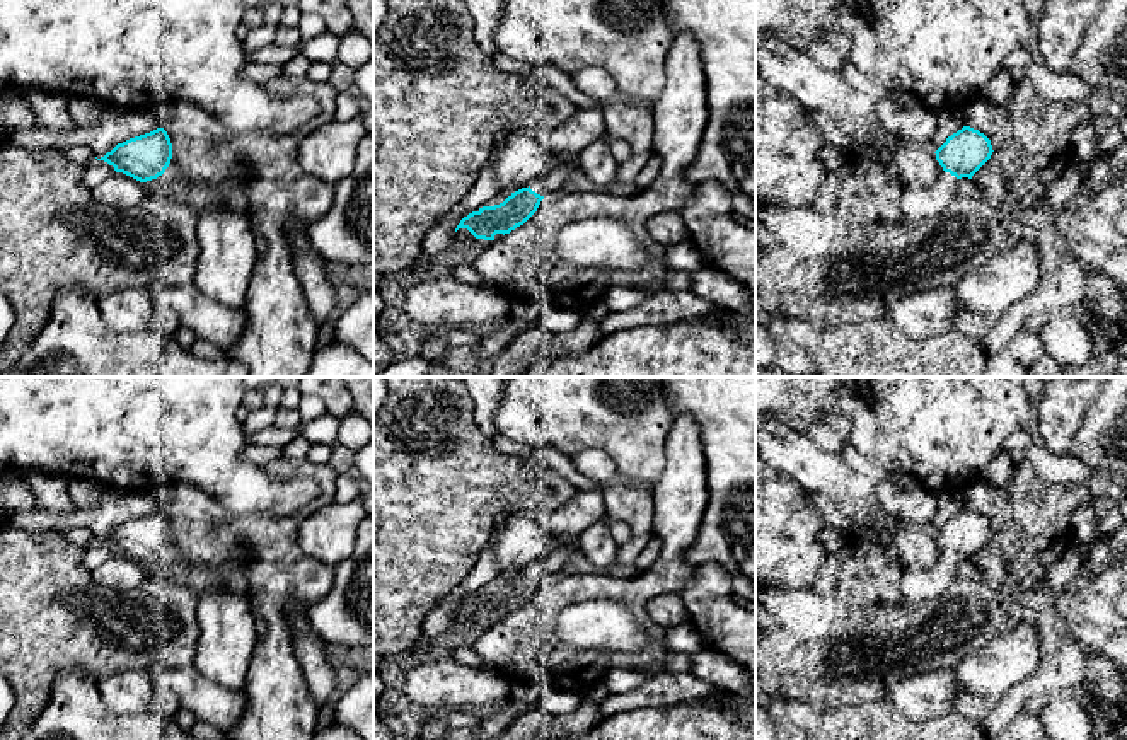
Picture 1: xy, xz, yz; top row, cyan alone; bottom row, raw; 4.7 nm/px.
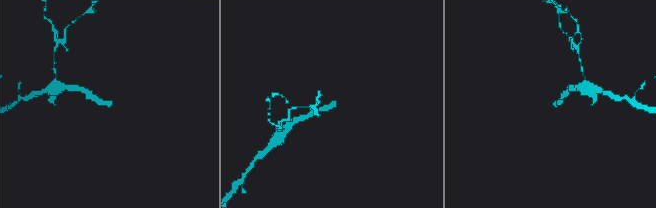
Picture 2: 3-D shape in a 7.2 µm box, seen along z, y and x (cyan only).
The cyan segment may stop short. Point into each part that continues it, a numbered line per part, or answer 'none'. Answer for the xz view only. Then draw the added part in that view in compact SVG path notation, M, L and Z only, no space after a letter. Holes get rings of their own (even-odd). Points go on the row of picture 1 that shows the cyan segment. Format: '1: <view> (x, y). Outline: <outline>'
1: xz (553, 179). Outline: M558 152L551 153L552 153L551 165L530 184L530 189L544 198L561 194L571 172L578 169L578 159L576 159L578 155L564 157Z

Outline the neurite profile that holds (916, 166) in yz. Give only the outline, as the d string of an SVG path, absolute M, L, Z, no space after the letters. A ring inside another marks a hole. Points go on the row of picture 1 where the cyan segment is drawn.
M900 140L890 147L888 157L897 167L902 188L924 188L943 172L936 153L929 147L905 147Z

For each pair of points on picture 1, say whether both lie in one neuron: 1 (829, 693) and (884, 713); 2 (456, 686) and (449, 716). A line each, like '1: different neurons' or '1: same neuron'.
1: different neurons
2: different neurons

